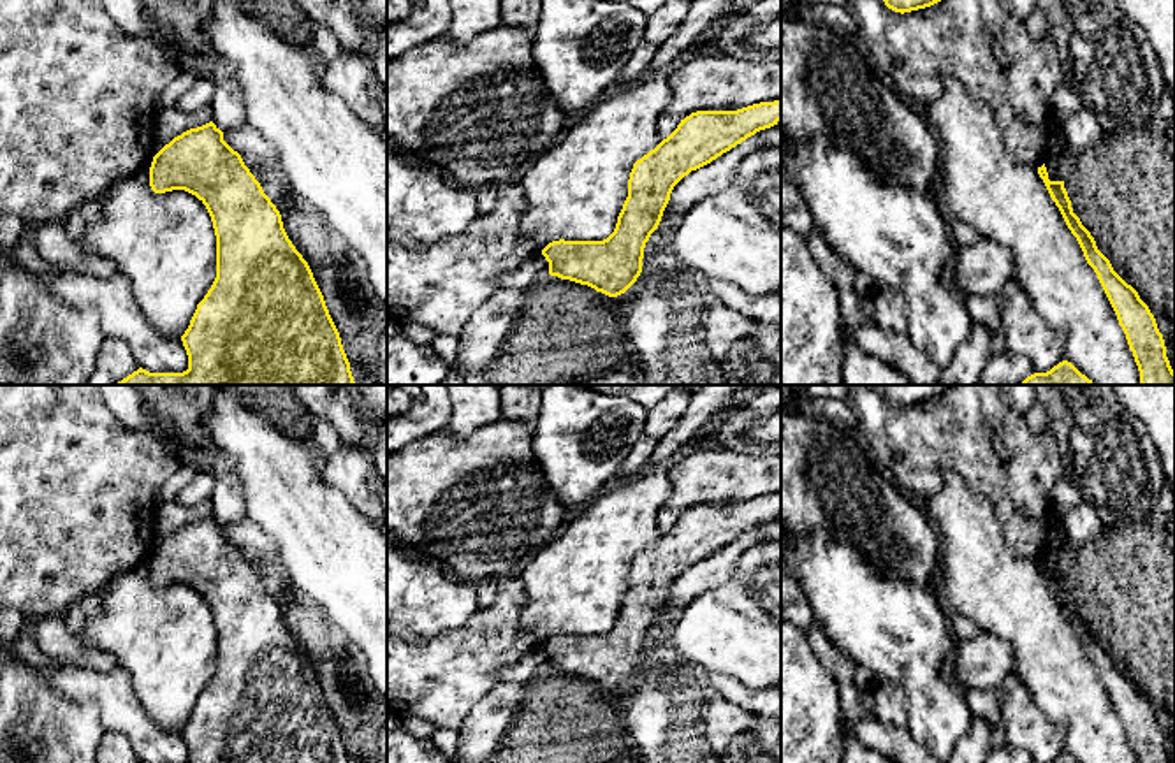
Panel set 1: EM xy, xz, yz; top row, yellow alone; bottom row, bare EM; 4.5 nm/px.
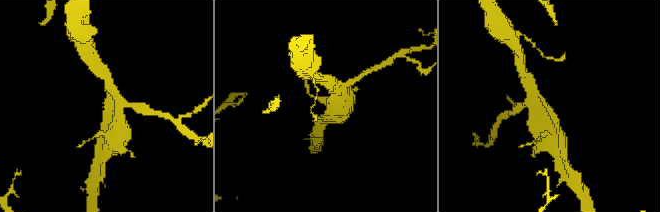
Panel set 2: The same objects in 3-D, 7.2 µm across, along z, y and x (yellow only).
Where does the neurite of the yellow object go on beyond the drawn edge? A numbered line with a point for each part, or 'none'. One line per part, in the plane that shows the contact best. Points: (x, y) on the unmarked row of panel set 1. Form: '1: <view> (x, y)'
none

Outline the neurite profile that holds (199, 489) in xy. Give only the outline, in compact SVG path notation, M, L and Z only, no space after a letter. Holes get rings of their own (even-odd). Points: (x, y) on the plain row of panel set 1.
M199 471L195 478L178 492L174 501L183 506L195 506L202 501L208 501L213 483L215 476L211 473Z

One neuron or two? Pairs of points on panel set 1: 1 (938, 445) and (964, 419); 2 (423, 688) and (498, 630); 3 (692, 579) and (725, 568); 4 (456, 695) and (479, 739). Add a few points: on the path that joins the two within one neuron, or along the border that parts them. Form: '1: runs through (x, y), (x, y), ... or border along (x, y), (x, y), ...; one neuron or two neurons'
1: runs through (945, 438), (957, 426); one neuron
2: runs through (442, 679), (479, 649); one neuron
3: runs through (700, 577), (716, 568); one neuron
4: border along (495, 684), (474, 705), (458, 730); two neurons

